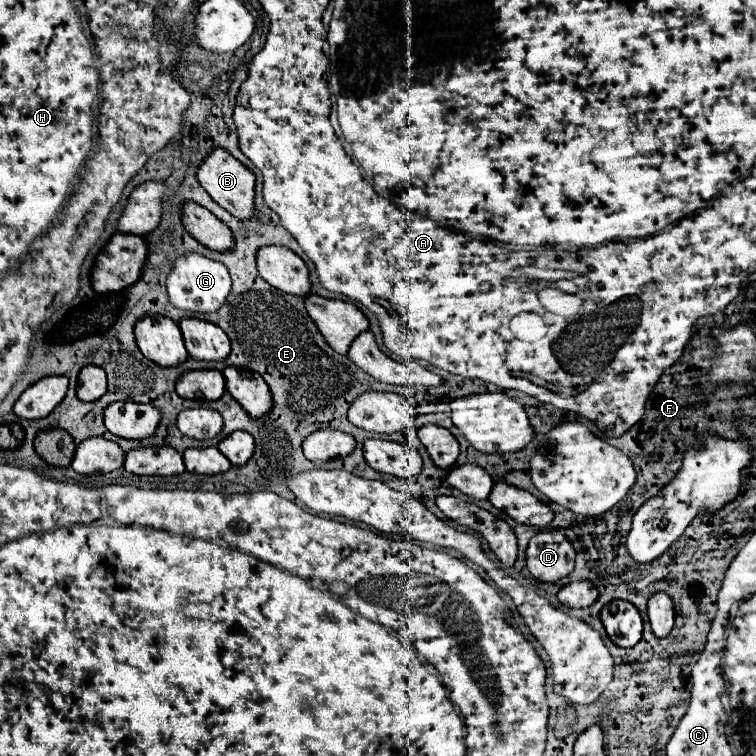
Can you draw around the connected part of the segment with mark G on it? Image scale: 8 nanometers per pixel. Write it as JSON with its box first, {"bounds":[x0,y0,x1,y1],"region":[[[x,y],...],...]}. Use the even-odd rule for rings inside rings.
{"bounds":[166,252,232,312],"region":[[[184,252],[174,260],[174,266],[166,280],[166,288],[168,288],[170,302],[176,308],[184,308],[192,312],[214,312],[224,304],[232,288],[232,282],[230,282],[228,268],[222,262],[210,260],[198,252]]]}

